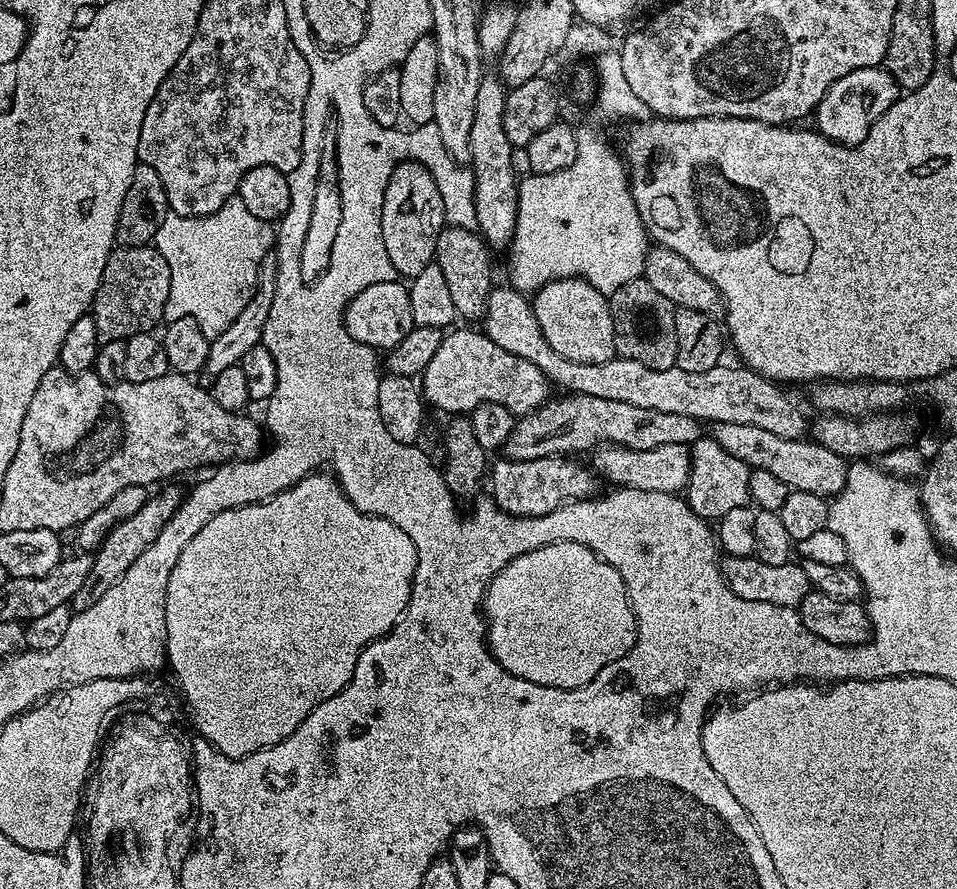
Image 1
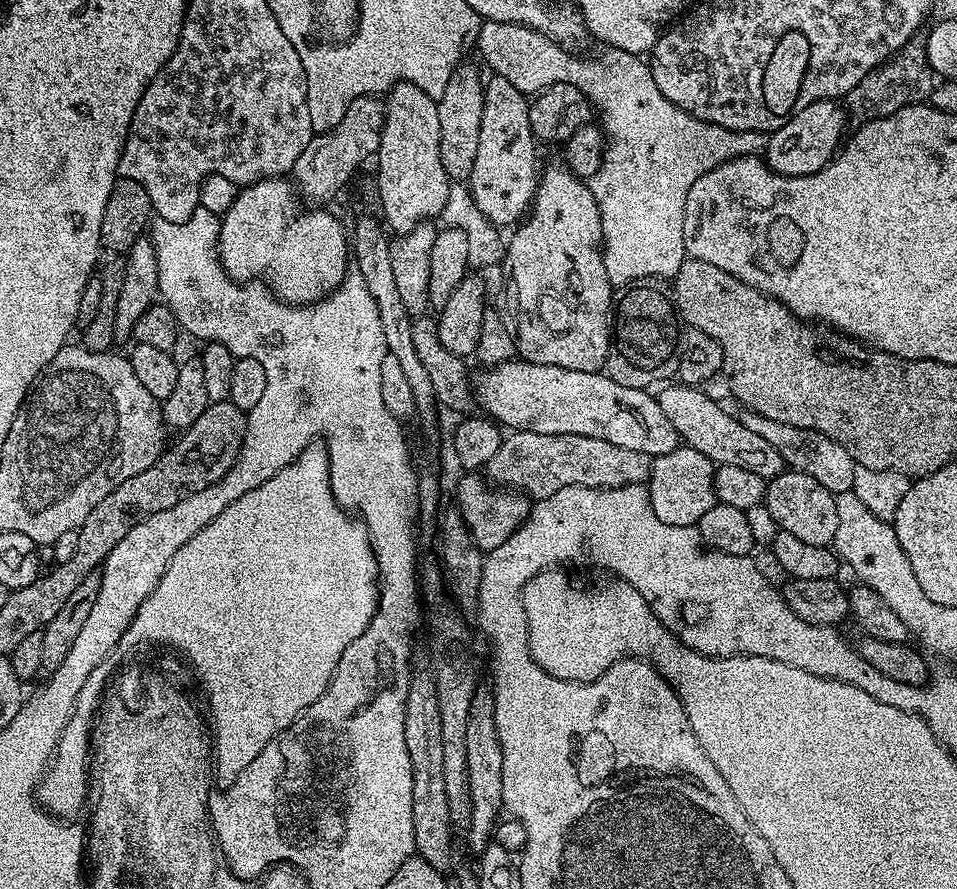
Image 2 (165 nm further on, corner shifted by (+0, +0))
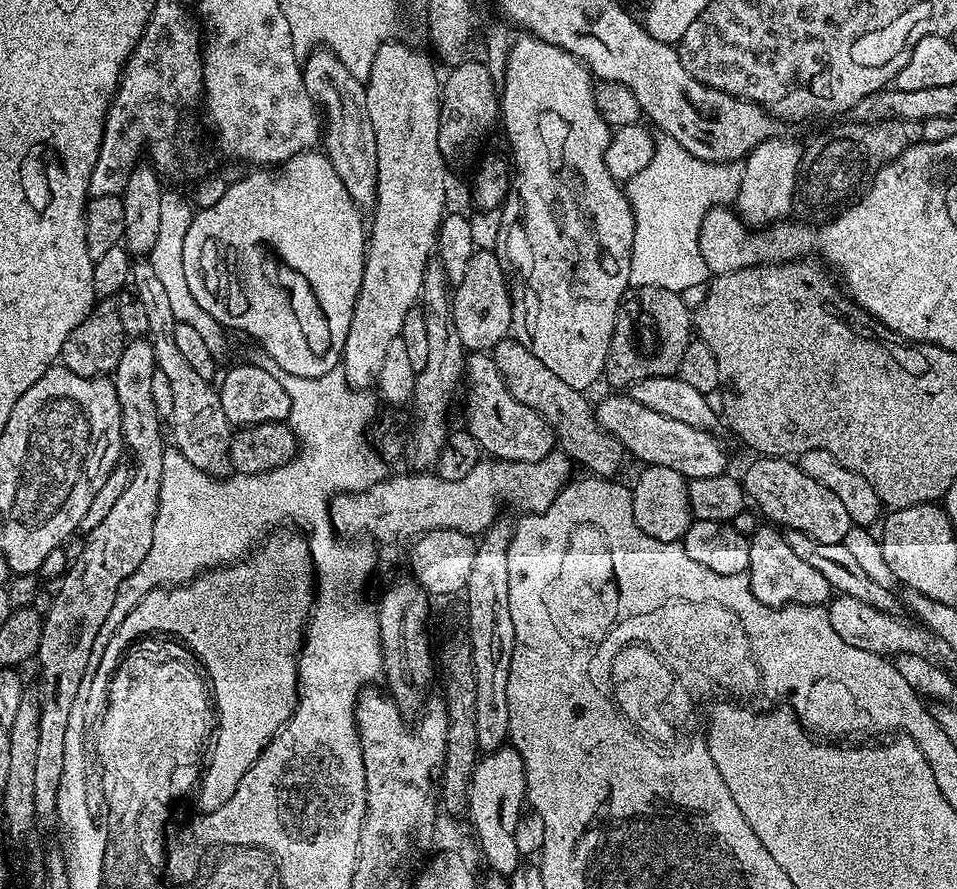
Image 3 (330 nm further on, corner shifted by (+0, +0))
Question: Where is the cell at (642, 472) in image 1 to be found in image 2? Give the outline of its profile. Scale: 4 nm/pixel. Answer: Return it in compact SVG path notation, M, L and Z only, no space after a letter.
M509 431L502 446L498 446L494 458L490 458L486 476L493 485L511 488L524 493L533 501L550 498L566 486L590 486L591 488L621 488L631 484L644 484L652 469L653 457L639 450L625 450L623 446L614 446L611 442L602 442L602 438L586 438L582 434L534 434L533 432Z

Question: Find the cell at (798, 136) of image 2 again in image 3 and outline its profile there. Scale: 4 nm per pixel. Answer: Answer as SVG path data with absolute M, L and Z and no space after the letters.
M783 134L763 140L744 157L742 186L734 201L739 215L752 226L771 226L787 217L792 208L792 195L798 192L801 145L787 140Z

